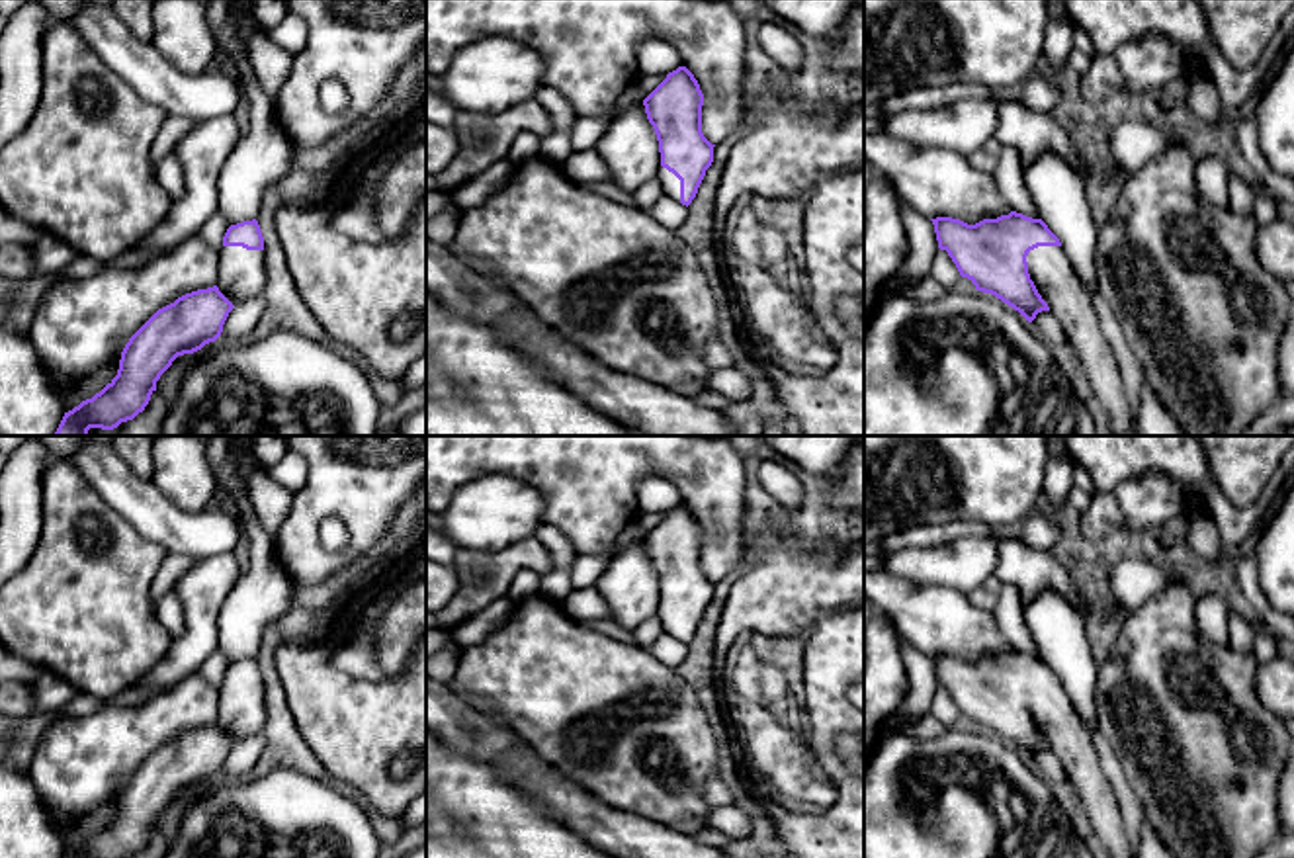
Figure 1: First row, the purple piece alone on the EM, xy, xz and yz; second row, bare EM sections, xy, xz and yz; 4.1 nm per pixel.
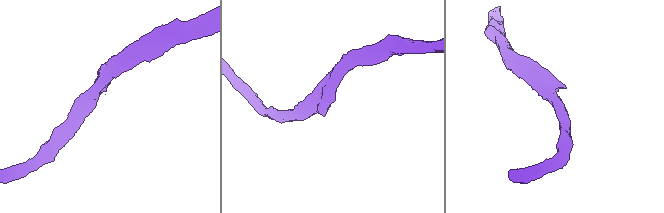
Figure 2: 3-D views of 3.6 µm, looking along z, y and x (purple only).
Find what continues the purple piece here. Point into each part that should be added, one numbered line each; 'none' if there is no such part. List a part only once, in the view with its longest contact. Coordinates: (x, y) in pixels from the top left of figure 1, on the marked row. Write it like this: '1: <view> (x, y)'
1: yz (1056, 280)

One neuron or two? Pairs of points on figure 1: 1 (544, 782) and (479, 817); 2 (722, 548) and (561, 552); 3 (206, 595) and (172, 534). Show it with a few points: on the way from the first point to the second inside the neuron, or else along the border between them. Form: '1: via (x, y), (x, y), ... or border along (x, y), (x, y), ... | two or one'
1: border along (491, 761), (511, 782), (532, 794), (560, 821) | two
2: border along (544, 522), (558, 528), (581, 554) | two
3: border along (231, 552), (198, 559) | two

